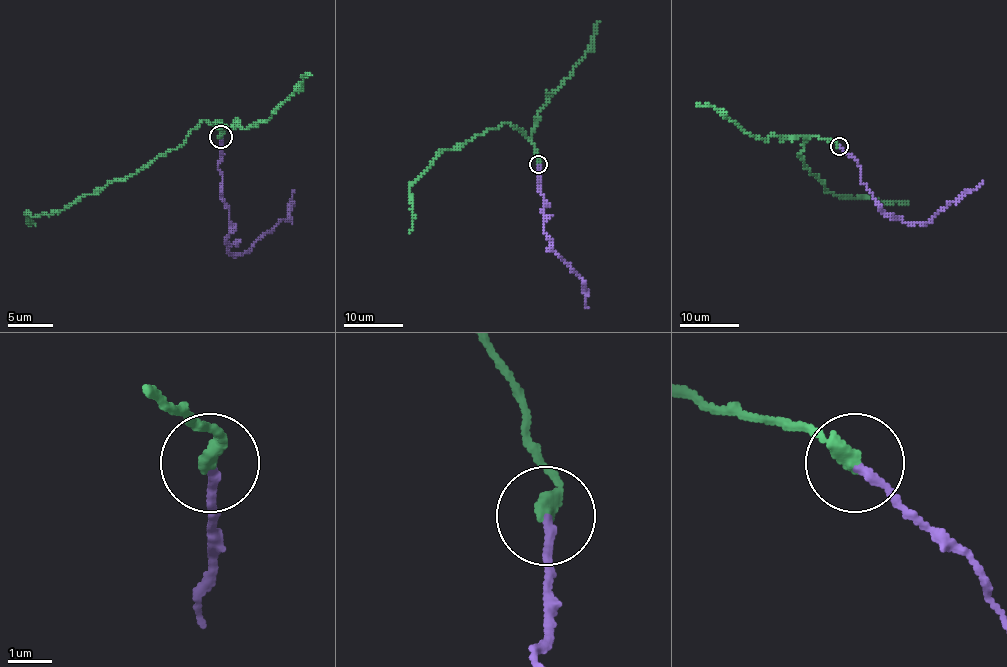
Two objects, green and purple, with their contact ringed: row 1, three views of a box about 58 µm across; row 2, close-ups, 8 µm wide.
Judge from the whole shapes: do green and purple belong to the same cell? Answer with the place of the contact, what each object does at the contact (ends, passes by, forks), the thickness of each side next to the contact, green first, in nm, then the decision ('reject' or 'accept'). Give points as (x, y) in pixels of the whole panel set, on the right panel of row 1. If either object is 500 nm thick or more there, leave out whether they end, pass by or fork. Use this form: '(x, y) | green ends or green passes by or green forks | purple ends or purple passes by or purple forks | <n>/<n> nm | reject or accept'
(839, 146) | green ends | purple ends | 360/200 nm | accept

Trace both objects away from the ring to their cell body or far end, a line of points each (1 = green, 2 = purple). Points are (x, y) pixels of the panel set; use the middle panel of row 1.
1: (538, 164), (535, 146), (508, 124), (488, 130), (453, 149), (441, 150), (410, 186), (413, 214), (410, 232)
2: (538, 164), (537, 182), (544, 197), (546, 235), (554, 252), (583, 281), (587, 308)

